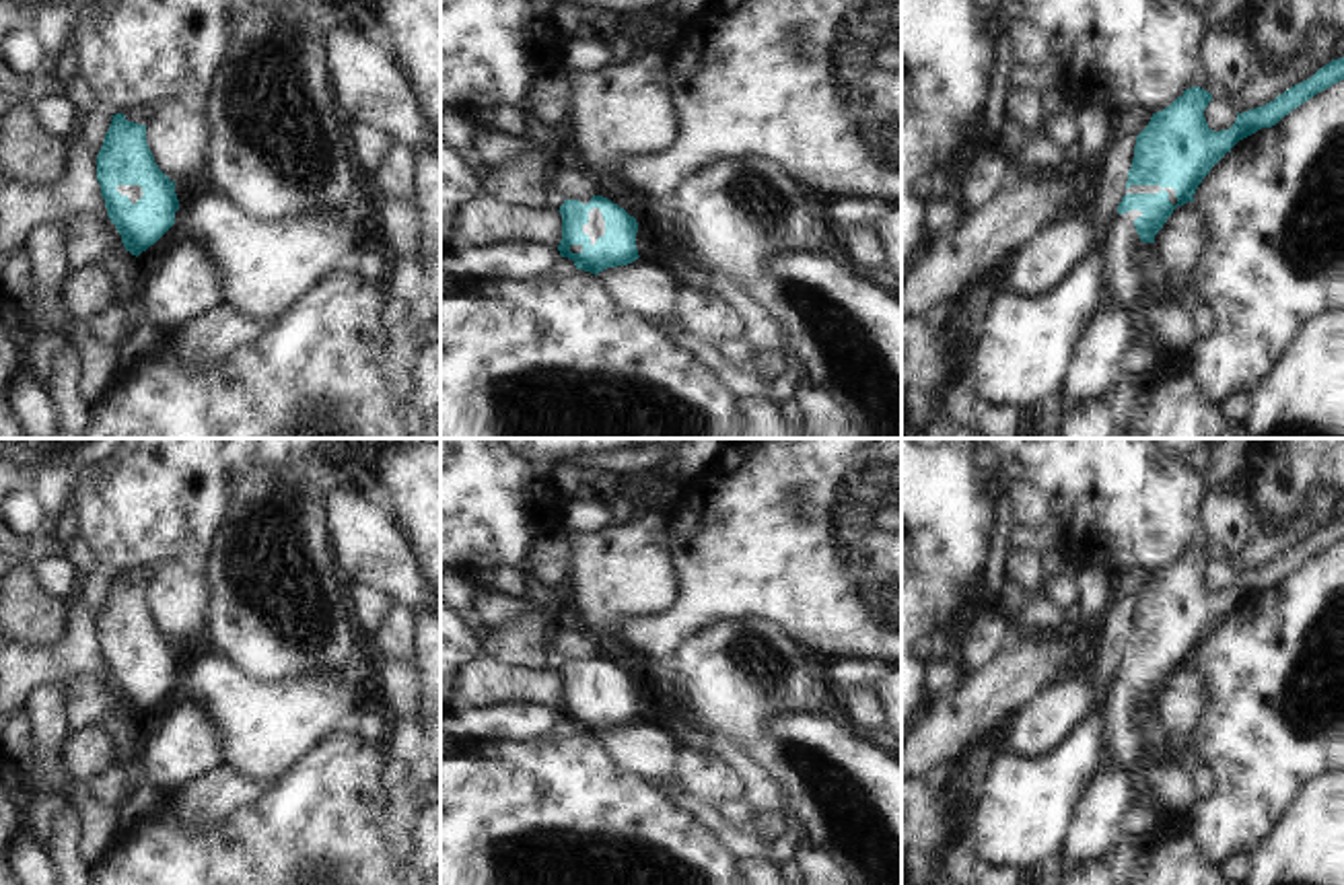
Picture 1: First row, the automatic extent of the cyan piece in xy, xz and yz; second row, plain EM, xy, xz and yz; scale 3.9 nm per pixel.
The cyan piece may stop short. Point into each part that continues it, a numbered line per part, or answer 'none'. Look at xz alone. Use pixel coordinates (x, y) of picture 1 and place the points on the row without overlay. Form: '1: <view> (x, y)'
1: xz (595, 688)

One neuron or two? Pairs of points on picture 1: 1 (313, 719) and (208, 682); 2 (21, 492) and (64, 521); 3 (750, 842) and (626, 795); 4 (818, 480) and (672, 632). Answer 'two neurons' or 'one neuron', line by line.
1: one neuron
2: two neurons
3: two neurons
4: one neuron

